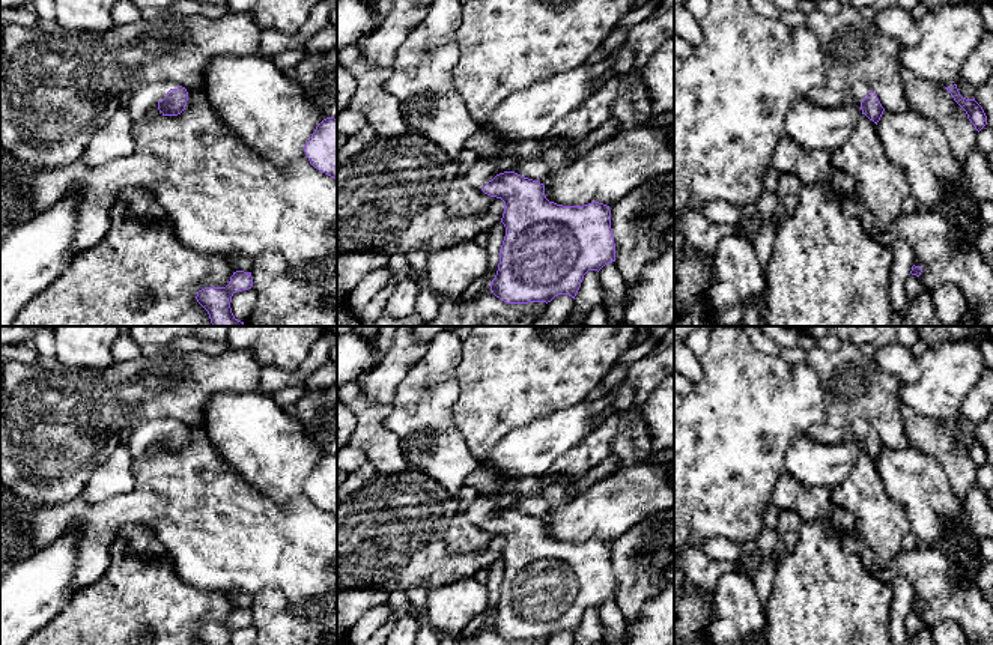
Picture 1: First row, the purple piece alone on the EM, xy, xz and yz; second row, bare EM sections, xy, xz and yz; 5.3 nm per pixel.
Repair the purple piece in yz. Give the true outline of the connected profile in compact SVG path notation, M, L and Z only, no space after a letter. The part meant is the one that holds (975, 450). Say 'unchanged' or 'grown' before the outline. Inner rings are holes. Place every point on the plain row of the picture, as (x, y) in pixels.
unchanged; M957 421L945 424L954 438L966 448L967 456L975 463L975 466L979 469L987 462L987 453L982 447L982 444L973 436L966 436L960 432Z

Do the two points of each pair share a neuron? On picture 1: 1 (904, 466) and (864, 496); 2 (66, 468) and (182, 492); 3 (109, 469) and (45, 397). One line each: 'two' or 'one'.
1: two
2: two
3: two

